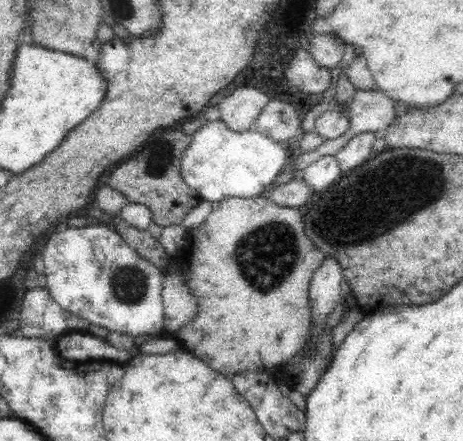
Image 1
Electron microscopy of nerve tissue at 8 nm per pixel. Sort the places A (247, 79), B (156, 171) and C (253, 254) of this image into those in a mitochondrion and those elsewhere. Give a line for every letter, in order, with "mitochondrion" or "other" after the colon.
A: other
B: mitochondrion
C: mitochondrion

